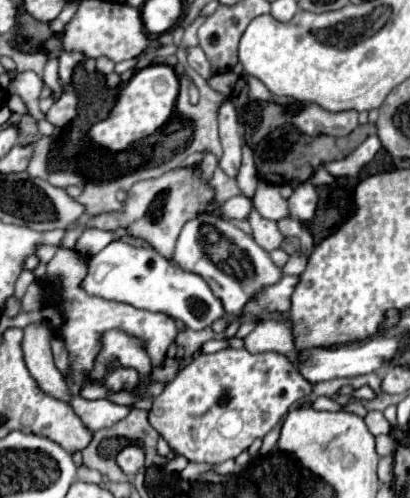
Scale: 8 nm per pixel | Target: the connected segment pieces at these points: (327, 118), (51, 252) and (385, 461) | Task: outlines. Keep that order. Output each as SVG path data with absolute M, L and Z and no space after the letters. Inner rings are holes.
M305 104L295 116L293 116L293 126L311 136L349 136L355 128L357 128L357 112L349 110L349 112L329 112L323 110L321 106L315 104Z
M39 244L39 246L35 248L35 256L39 258L39 262L47 264L47 262L55 256L55 246L51 246L51 244Z
M392 456L380 458L377 468L377 475L380 482L393 482L393 462L394 460Z

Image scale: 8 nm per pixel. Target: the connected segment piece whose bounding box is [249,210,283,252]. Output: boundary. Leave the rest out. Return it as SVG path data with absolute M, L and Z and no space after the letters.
M257 210L251 212L251 218L249 218L249 224L253 228L253 238L259 246L263 246L263 250L271 252L275 248L281 246L283 242L283 234L279 232L277 228L277 222L271 222L271 220L265 220L259 216Z

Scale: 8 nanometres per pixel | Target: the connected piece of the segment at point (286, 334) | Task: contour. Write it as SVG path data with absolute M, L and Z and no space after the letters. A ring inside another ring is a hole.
M265 320L257 324L257 328L243 338L243 342L249 352L271 352L273 350L273 352L285 354L293 364L297 362L297 352L293 348L289 320L285 322Z

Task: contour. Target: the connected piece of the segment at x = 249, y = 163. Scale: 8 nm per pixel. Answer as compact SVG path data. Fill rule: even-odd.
M243 144L243 162L237 174L237 184L241 188L241 194L247 194L249 198L255 192L259 178L257 178L257 170L255 170L255 162L253 162L253 150L249 144Z

